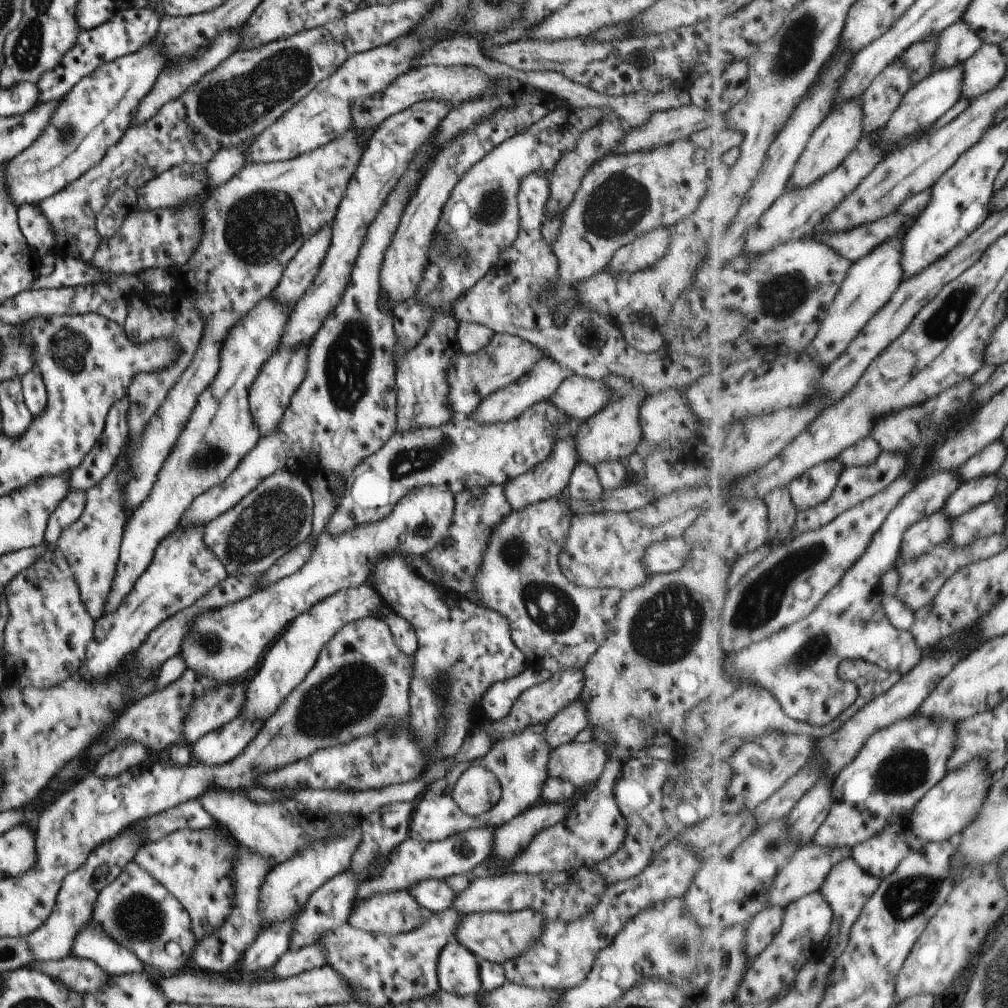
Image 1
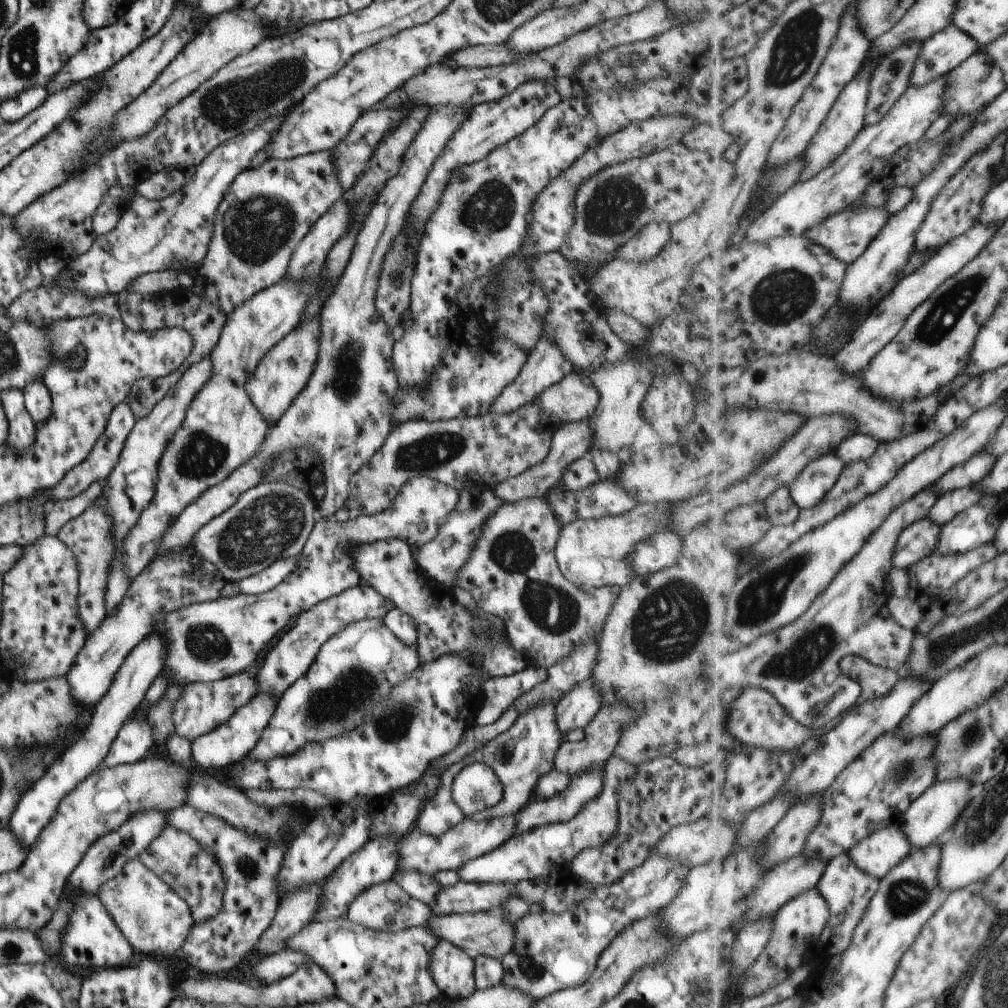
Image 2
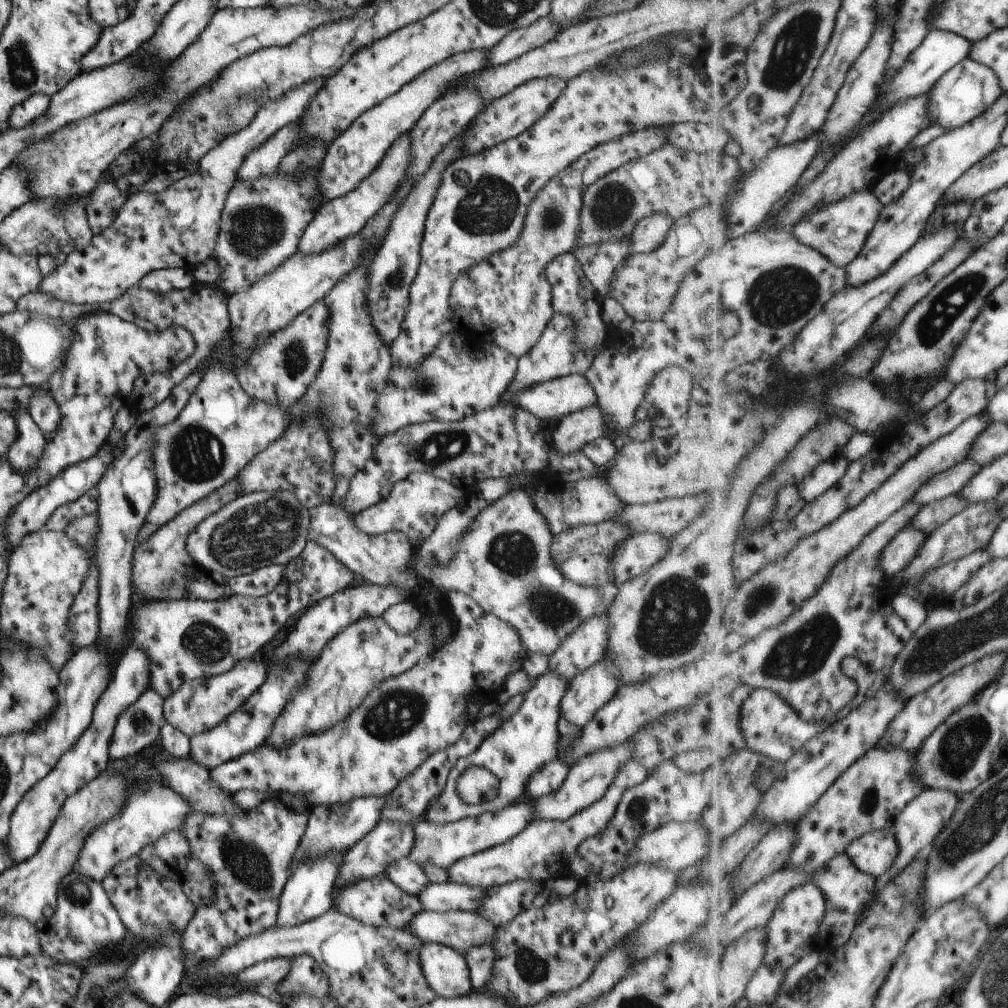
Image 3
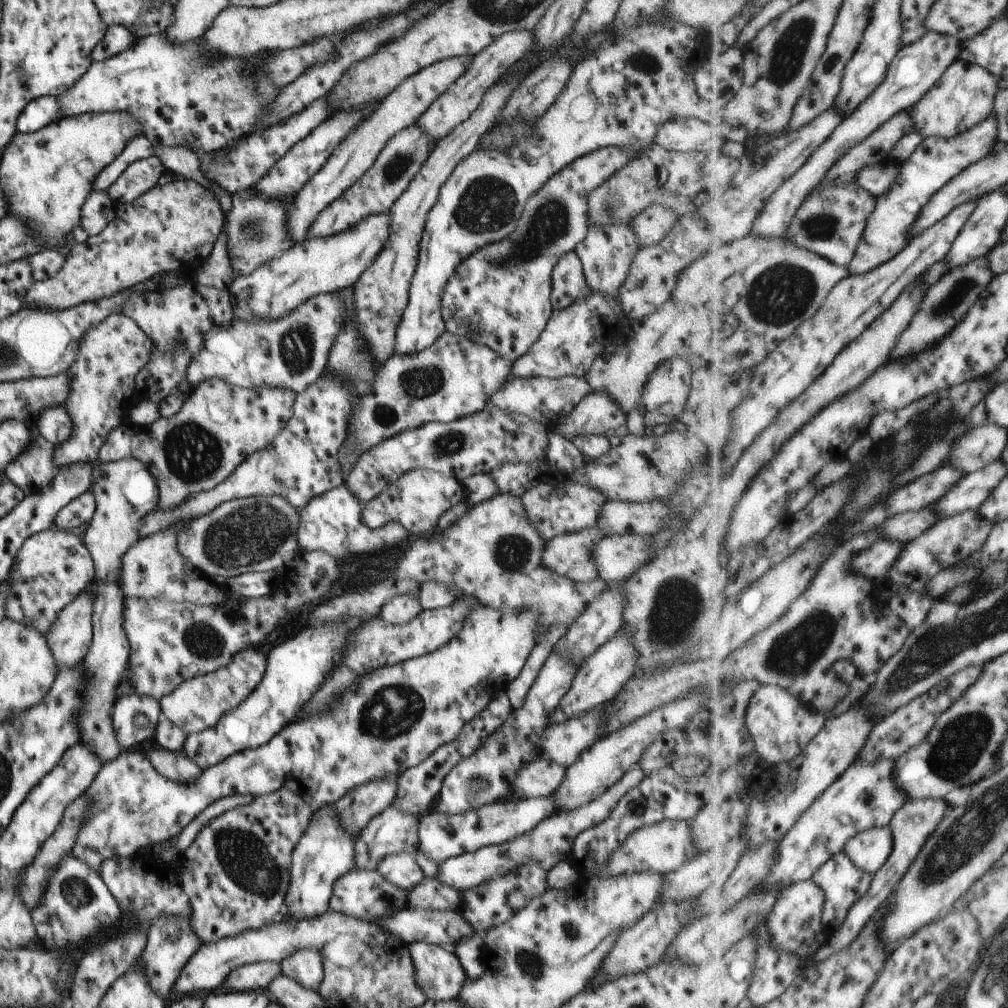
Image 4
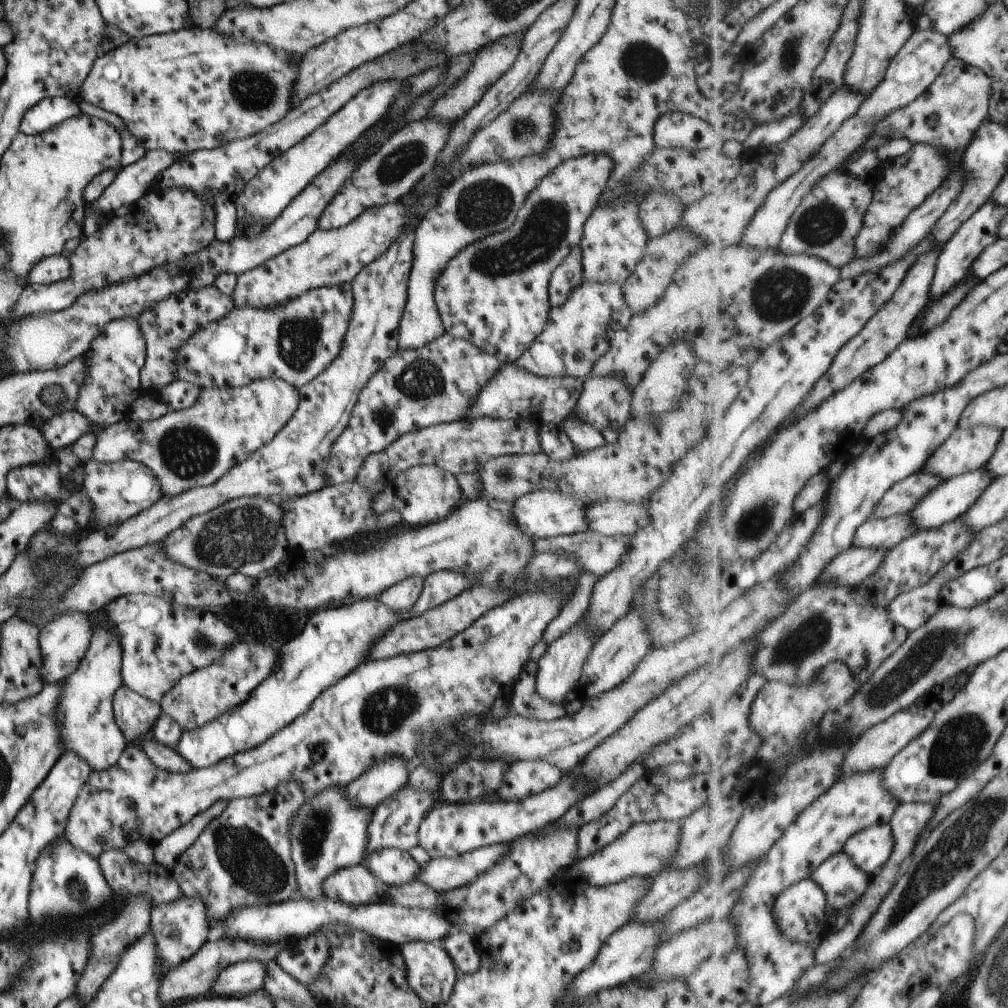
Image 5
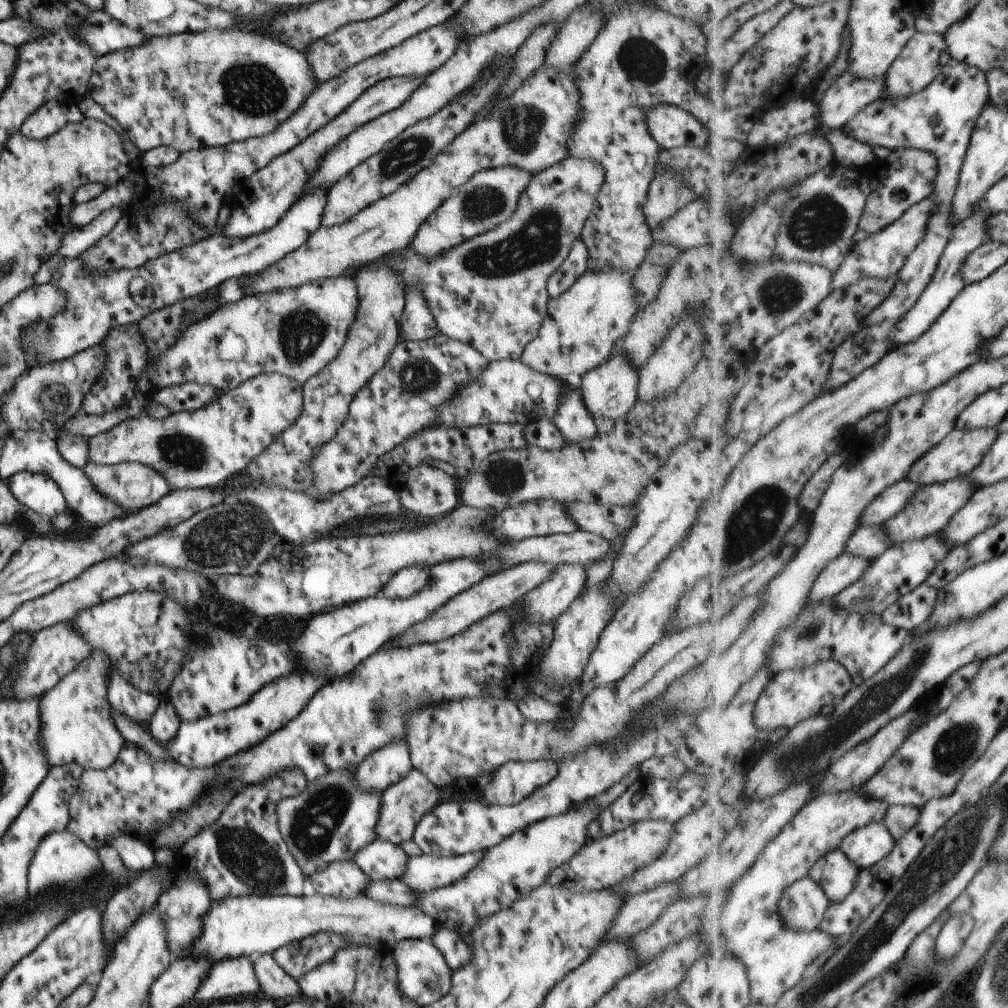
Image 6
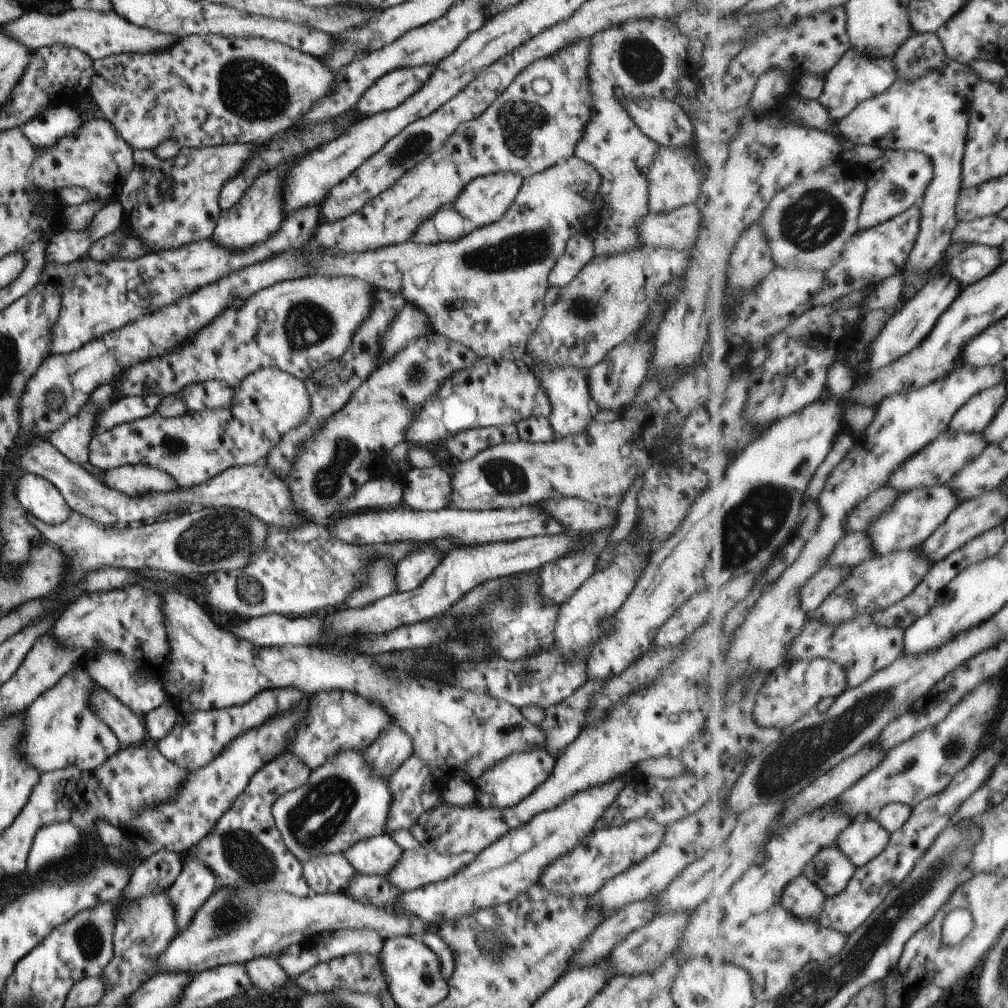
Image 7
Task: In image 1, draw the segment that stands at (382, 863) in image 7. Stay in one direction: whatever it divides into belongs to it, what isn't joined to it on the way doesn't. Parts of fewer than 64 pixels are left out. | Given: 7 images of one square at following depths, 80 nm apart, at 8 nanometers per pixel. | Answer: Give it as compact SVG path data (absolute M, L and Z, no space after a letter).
M425 879L410 887L407 892L423 908L432 913L439 913L452 906L454 892L446 885L445 881Z

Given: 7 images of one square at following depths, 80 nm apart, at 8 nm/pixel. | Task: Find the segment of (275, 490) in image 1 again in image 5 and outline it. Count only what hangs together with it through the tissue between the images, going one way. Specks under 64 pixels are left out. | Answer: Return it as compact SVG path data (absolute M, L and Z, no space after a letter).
M262 496L239 497L208 510L205 514L191 517L183 526L171 531L162 541L157 543L164 550L168 559L184 564L193 570L203 571L210 577L222 582L234 572L243 573L249 577L259 578L269 569L274 569L289 556L292 548L281 529L282 508L274 498Z

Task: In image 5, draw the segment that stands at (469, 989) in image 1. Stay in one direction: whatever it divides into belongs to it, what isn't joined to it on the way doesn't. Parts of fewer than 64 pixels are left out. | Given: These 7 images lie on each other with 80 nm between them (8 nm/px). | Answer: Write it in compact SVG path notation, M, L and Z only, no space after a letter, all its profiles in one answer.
M409 941L399 946L405 965L406 981L425 1007L437 1007L447 1002L457 978L457 970L440 942Z

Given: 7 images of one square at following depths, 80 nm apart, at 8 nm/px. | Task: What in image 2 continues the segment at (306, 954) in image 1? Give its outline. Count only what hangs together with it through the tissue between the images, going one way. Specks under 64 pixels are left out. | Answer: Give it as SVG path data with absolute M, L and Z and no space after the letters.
M290 948L281 949L269 957L261 958L252 969L252 973L263 985L268 985L295 972L297 967L311 961L310 958Z

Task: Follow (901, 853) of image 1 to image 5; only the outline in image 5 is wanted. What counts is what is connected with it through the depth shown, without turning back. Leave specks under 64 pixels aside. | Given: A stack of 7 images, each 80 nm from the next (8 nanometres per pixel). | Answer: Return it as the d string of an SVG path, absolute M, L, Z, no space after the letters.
M883 823L854 834L846 842L845 851L867 874L874 877L890 860L895 843L892 826Z

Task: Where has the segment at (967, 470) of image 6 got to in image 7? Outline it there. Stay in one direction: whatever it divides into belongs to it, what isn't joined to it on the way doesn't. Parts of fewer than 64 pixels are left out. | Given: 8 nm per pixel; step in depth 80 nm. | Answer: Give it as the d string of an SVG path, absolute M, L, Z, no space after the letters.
M949 432L949 434L943 434L939 440L931 442L921 452L917 452L915 458L907 460L903 468L897 468L887 480L887 486L893 486L895 490L903 493L922 487L934 488L936 485L947 485L957 472L961 472L971 460L978 458L988 446L983 433Z

